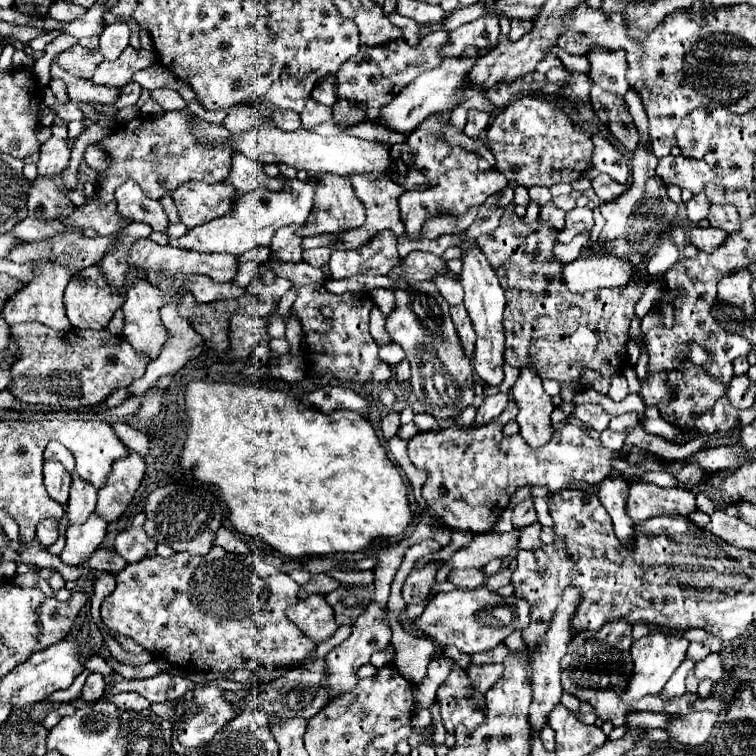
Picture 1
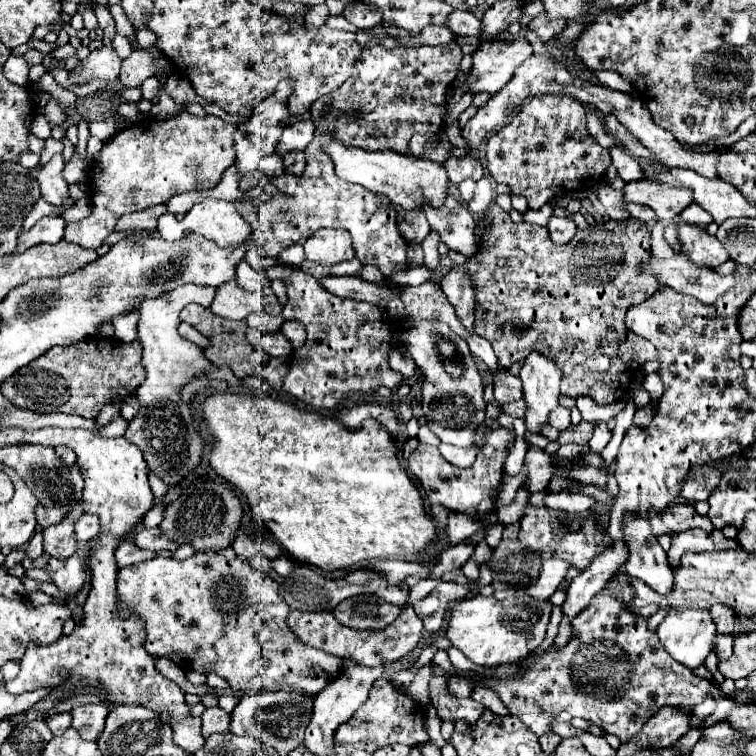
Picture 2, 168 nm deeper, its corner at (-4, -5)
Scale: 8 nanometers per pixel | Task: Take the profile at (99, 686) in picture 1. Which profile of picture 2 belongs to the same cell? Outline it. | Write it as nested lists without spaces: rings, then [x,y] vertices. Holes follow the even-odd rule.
[[[97,703],[97,705],[79,705],[71,711],[73,717],[73,727],[79,731],[79,735],[85,741],[97,741],[103,733],[103,725],[105,725],[105,717],[107,717],[109,709],[105,703]]]

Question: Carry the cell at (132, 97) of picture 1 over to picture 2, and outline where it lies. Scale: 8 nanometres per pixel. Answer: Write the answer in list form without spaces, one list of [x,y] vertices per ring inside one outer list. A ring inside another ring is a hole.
[[[151,77],[151,79],[147,79],[141,87],[143,87],[143,99],[149,99],[149,101],[151,101],[151,99],[159,93],[159,89],[161,89],[163,85],[161,85],[161,81],[159,81],[157,77]]]

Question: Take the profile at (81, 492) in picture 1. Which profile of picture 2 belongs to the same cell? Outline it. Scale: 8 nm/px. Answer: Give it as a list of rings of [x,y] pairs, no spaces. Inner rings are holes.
[[[79,503],[73,513],[61,521],[59,525],[53,525],[53,527],[47,527],[43,529],[43,537],[45,537],[45,553],[49,557],[55,557],[55,559],[69,559],[75,549],[77,549],[77,541],[75,541],[75,535],[73,535],[73,525],[75,521],[83,515],[83,503]]]

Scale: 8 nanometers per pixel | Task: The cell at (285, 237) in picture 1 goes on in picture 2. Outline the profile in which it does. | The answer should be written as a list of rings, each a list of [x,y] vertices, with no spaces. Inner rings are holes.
[[[299,269],[285,283],[289,301],[281,313],[285,319],[297,319],[305,325],[307,341],[295,349],[299,363],[291,363],[283,379],[283,391],[315,409],[335,409],[353,393],[371,393],[379,385],[394,389],[402,383],[403,375],[387,365],[387,355],[399,346],[394,342],[404,322],[390,320],[379,305],[331,295],[315,277]]]

